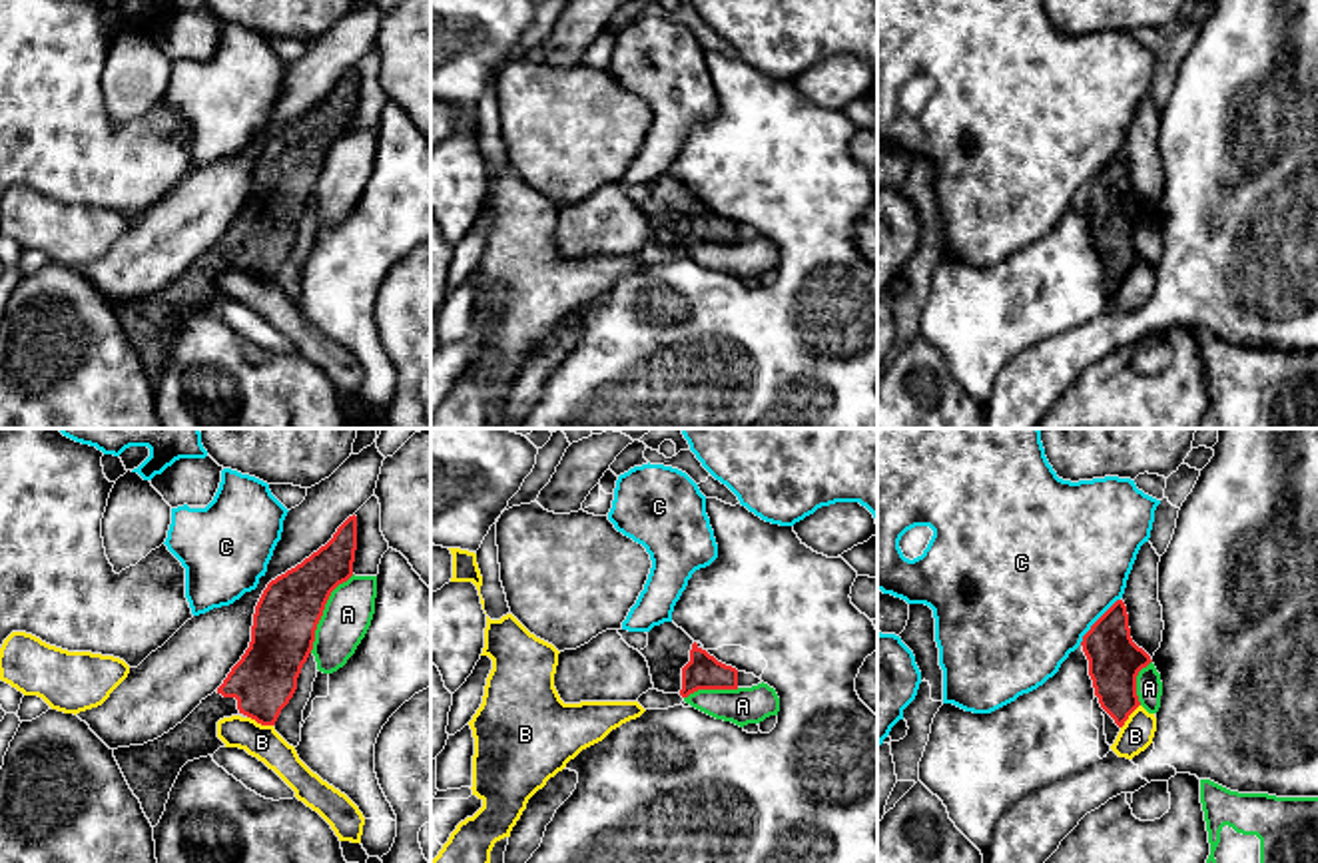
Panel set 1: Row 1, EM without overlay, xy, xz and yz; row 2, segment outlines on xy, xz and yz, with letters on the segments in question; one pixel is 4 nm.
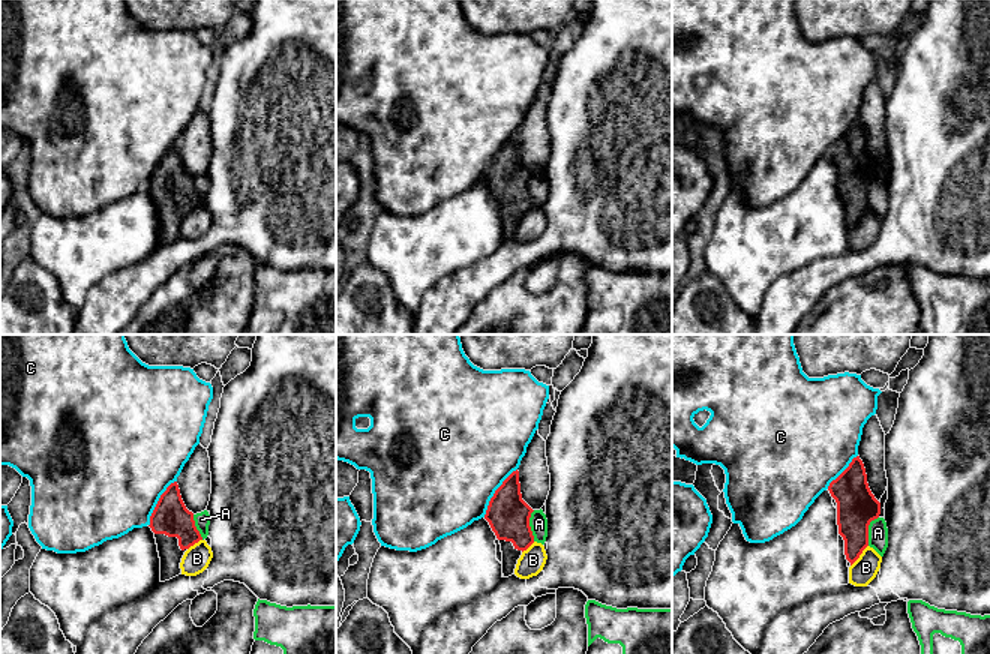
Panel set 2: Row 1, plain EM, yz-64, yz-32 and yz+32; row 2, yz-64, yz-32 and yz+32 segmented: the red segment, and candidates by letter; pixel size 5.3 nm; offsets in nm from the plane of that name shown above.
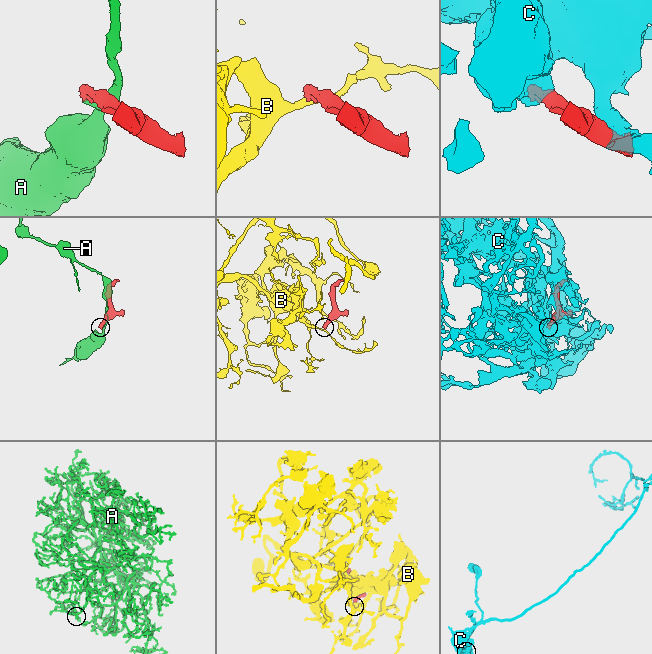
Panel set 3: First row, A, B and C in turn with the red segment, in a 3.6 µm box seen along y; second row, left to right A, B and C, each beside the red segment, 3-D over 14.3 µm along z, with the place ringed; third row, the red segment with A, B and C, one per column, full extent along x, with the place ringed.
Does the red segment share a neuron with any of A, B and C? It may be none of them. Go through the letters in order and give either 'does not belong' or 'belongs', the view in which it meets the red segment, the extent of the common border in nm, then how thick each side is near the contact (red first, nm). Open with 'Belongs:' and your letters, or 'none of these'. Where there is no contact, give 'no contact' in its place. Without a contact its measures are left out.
Belongs: none of these
A: does not belong | xy | 360 nm | 260/200 nm
B: does not belong | xy | 110 nm | 260/140 nm
C: does not belong | yz | 260 nm | 220/500 nm

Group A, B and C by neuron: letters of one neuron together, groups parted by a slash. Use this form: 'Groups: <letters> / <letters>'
Groups: A / B / C

